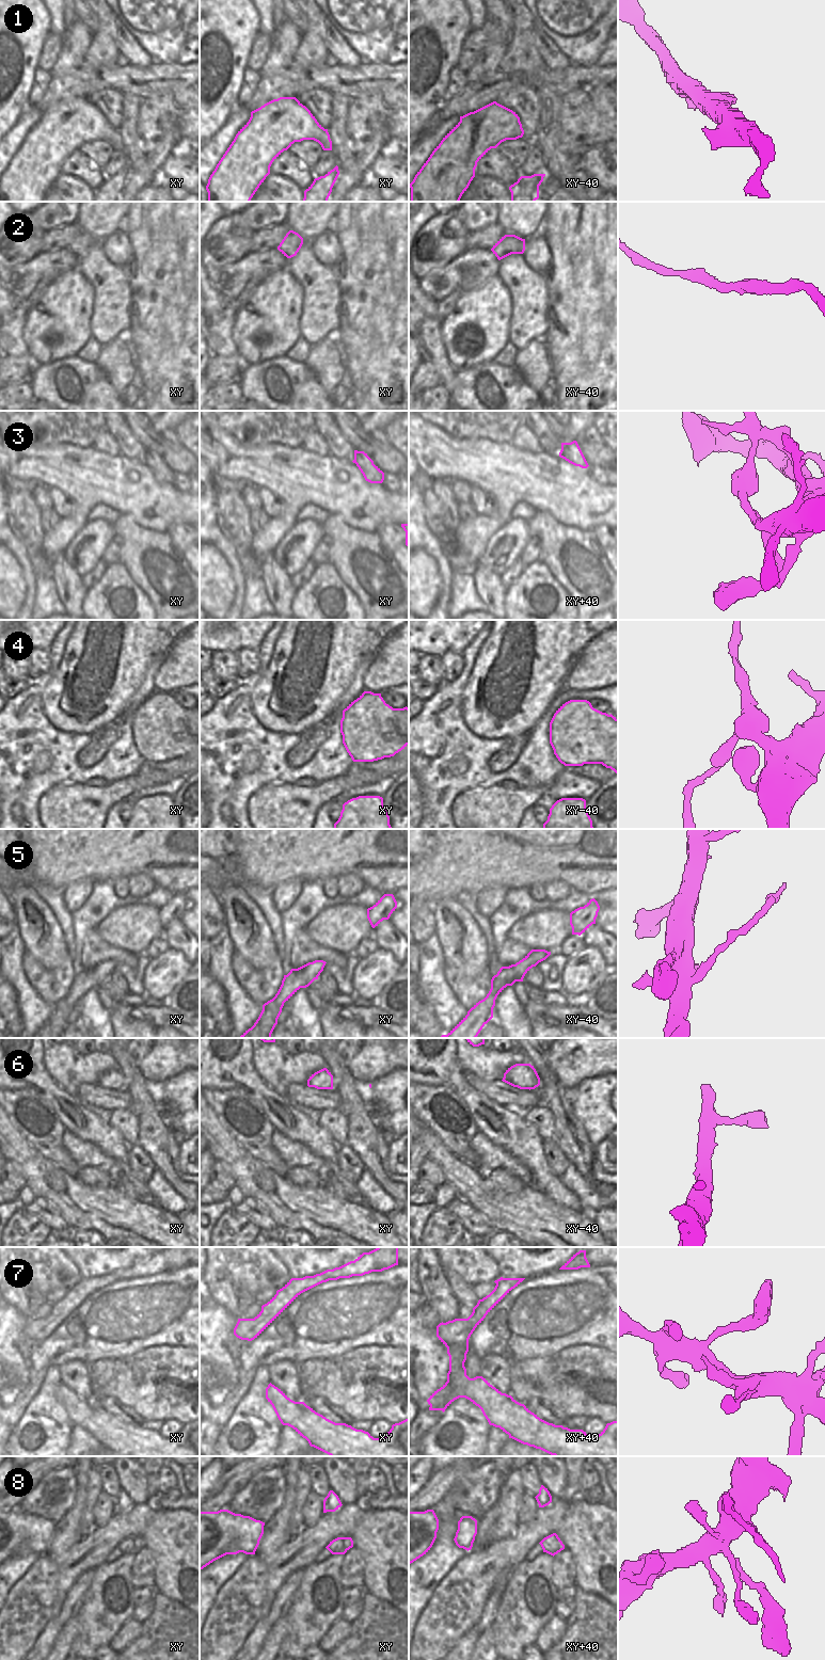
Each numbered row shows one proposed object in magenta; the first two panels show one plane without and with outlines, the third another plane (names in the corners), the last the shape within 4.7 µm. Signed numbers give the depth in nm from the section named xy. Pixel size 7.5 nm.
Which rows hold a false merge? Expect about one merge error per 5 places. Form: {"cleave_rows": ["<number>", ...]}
{"cleave_rows": ["3", "4", "5"]}

